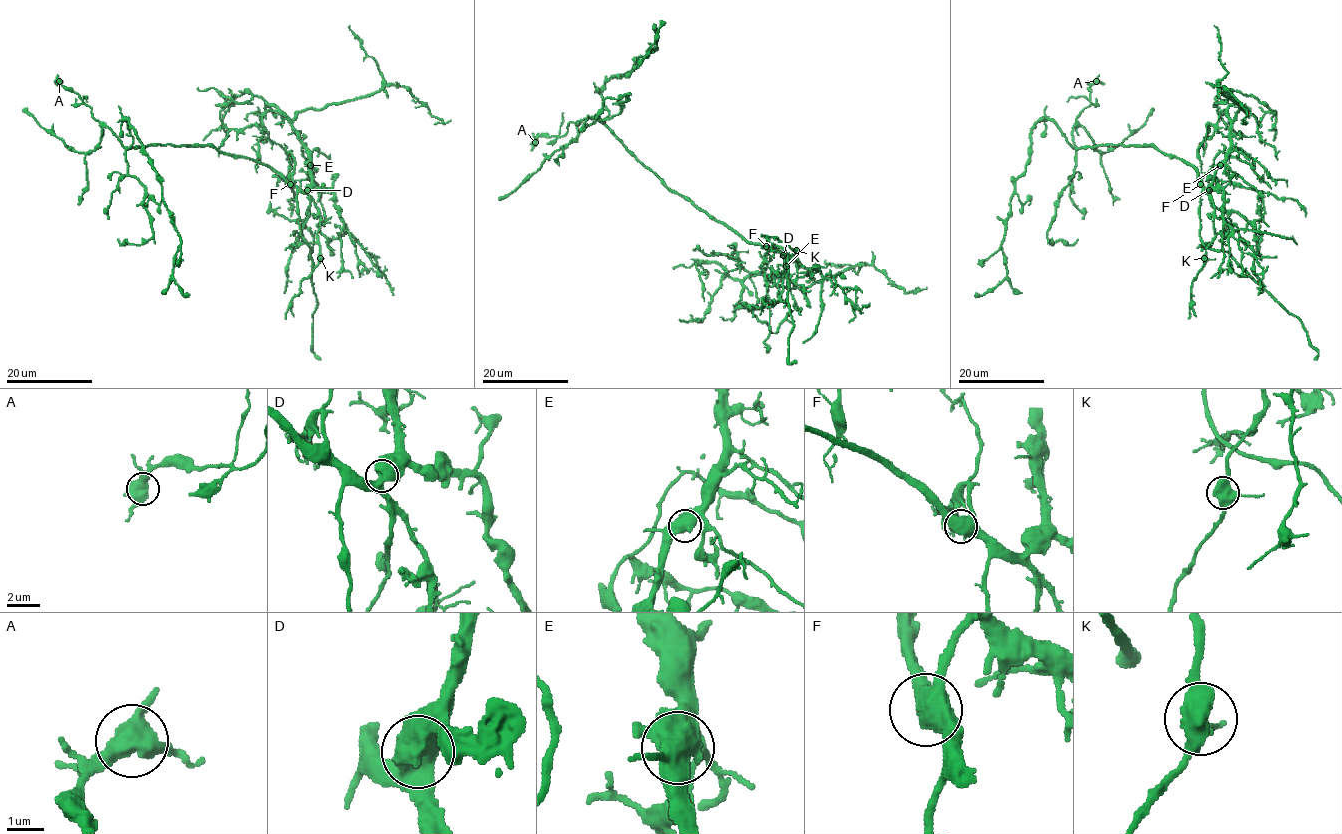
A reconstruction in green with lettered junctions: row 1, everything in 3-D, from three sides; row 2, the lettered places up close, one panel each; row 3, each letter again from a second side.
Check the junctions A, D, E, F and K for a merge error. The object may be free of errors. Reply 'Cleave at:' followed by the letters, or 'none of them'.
Cleave at: none of them

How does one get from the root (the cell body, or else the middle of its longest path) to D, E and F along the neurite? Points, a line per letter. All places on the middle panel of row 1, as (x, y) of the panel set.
D: (693, 204), (747, 241), (775, 248), (783, 255)
E: (693, 204), (747, 241), (780, 251), (787, 258), (786, 266)
F: (693, 204), (747, 241), (766, 246)

